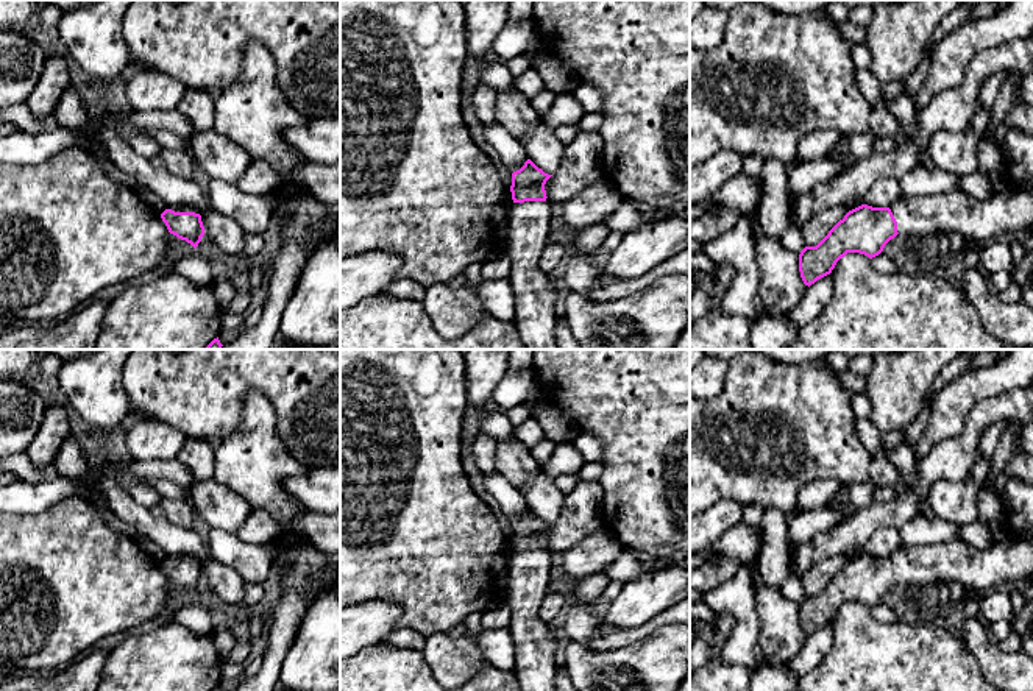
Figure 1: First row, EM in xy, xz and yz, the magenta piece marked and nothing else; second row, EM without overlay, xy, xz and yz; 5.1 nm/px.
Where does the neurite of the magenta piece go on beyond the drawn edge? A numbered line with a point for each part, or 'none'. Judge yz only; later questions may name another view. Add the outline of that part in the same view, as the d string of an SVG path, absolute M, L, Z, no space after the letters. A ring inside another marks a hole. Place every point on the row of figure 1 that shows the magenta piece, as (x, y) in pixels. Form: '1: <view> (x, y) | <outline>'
1: yz (1008, 211) | M1013 186L996 192L988 200L975 200L960 189L922 197L902 195L889 209L897 221L897 232L908 239L955 231L969 240L989 242L999 234L1019 232L1033 226L1033 192Z

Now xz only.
1: xz (529, 223) | M524 201L507 207L506 256L512 260L509 281L516 299L513 323L527 349L560 349L556 343L557 292L540 267L551 232L551 203Z

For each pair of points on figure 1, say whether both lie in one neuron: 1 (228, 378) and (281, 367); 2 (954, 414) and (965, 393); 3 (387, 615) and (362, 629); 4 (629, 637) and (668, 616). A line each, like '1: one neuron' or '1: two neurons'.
1: one neuron
2: one neuron
3: one neuron
4: one neuron

